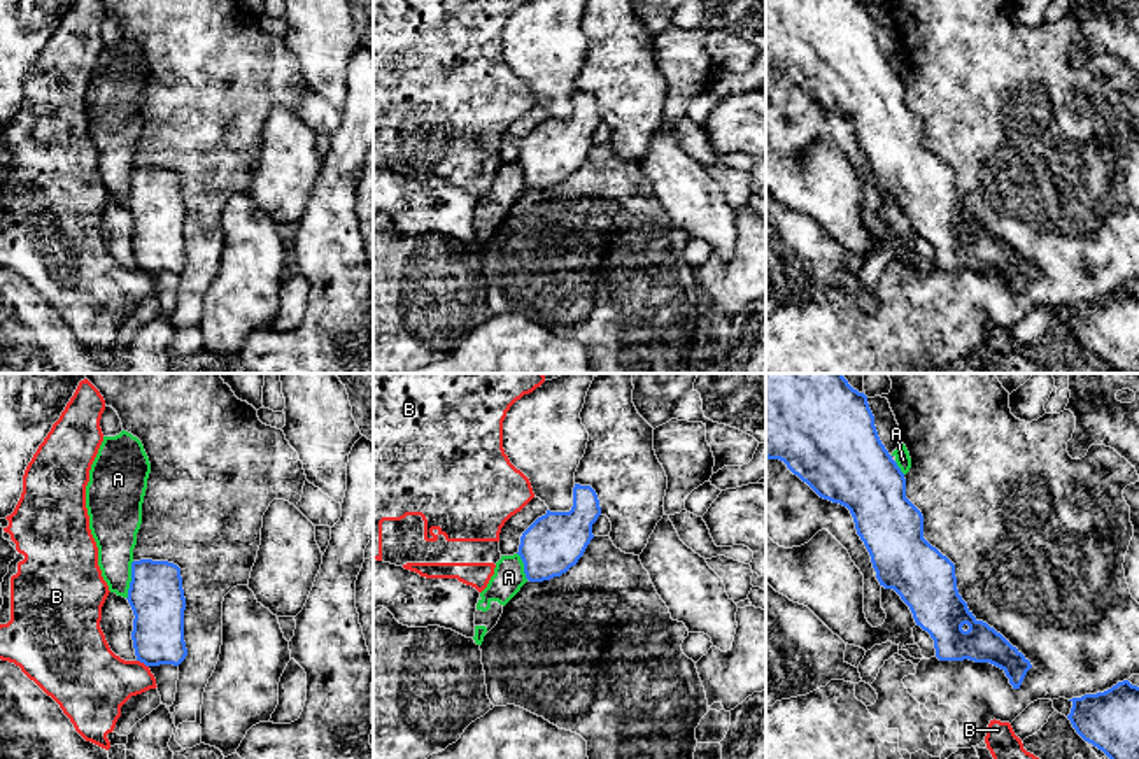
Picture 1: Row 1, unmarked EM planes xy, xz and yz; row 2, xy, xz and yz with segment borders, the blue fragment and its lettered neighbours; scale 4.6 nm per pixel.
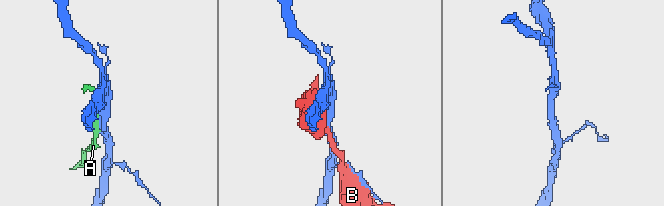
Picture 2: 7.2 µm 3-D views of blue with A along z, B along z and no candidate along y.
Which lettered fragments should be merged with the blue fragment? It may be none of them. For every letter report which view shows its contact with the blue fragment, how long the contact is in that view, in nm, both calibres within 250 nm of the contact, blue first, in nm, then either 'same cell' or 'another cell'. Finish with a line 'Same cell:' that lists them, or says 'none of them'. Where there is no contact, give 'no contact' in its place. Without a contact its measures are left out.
A: contact in xy; length 180 nm; calibres 260 and 200 nm; another cell
B: contact in xy; length 70 nm; calibres 240 and 320 nm; another cell
Same cell: none of them

